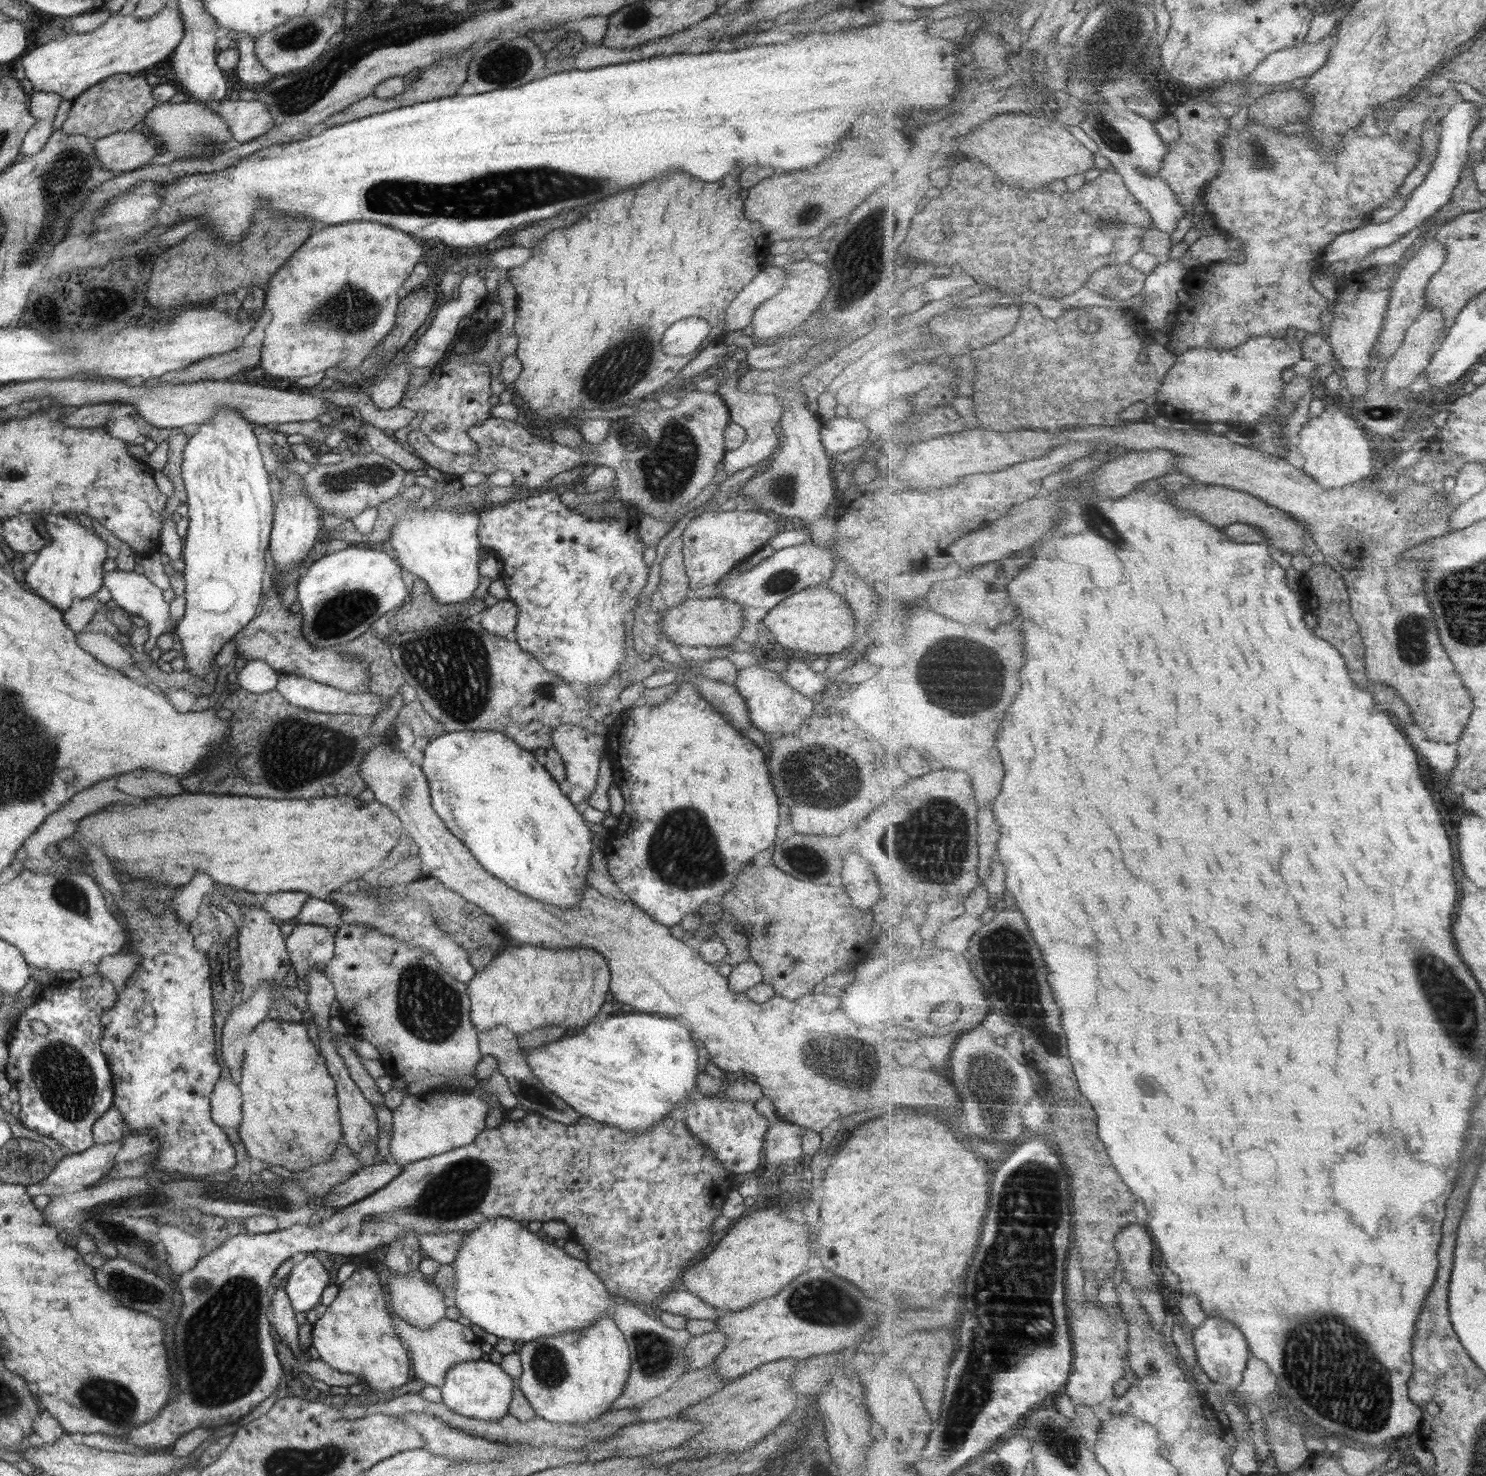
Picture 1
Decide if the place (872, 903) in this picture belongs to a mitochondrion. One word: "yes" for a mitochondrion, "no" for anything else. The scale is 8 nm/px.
no

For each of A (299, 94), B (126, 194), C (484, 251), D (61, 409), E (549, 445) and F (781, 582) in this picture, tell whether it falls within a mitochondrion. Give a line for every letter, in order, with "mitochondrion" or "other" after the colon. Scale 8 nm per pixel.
A: mitochondrion
B: other
C: other
D: other
E: other
F: mitochondrion

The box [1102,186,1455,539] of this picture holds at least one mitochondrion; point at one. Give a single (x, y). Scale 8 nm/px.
(1385, 411)

